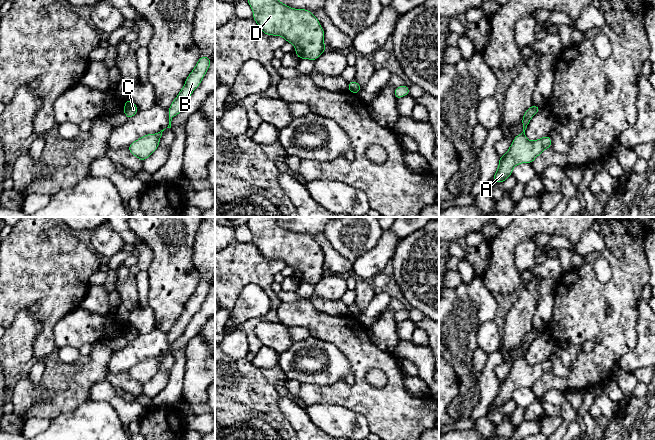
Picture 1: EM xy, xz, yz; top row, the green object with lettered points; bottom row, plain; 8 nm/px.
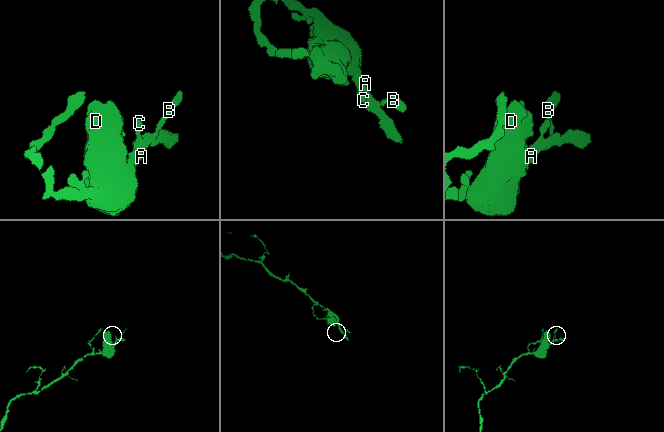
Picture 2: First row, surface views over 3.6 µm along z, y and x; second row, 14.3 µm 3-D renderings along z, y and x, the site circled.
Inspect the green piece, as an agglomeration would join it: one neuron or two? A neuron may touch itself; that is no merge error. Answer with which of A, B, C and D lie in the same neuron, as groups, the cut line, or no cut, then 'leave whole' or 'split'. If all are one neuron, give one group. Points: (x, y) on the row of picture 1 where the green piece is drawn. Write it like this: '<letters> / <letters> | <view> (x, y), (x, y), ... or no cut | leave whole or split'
A B C D | no cut | leave whole

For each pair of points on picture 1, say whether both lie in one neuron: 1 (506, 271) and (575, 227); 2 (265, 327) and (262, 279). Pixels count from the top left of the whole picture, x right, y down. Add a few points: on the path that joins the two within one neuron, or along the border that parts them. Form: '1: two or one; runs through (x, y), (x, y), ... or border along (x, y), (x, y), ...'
1: one; runs through (506, 248), (526, 227), (552, 227)
2: two; border along (277, 321), (263, 320), (255, 328), (261, 343)

